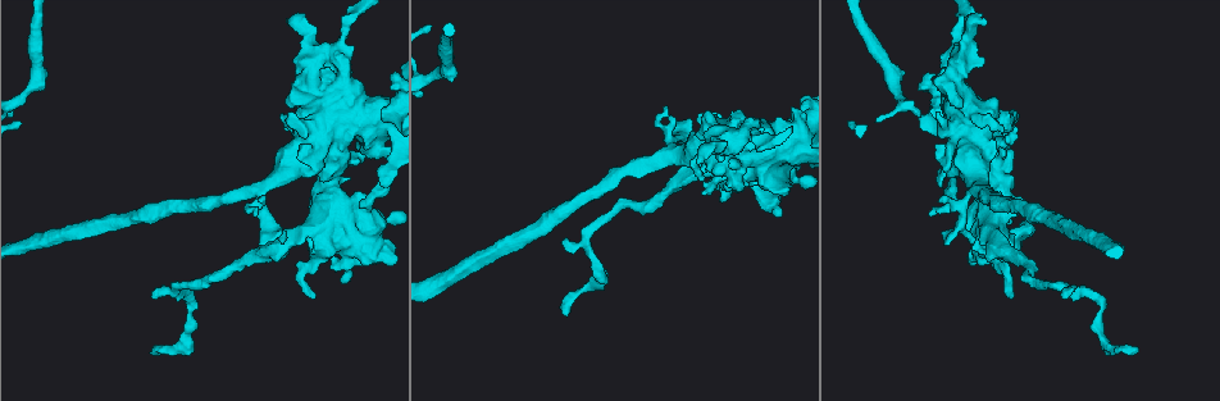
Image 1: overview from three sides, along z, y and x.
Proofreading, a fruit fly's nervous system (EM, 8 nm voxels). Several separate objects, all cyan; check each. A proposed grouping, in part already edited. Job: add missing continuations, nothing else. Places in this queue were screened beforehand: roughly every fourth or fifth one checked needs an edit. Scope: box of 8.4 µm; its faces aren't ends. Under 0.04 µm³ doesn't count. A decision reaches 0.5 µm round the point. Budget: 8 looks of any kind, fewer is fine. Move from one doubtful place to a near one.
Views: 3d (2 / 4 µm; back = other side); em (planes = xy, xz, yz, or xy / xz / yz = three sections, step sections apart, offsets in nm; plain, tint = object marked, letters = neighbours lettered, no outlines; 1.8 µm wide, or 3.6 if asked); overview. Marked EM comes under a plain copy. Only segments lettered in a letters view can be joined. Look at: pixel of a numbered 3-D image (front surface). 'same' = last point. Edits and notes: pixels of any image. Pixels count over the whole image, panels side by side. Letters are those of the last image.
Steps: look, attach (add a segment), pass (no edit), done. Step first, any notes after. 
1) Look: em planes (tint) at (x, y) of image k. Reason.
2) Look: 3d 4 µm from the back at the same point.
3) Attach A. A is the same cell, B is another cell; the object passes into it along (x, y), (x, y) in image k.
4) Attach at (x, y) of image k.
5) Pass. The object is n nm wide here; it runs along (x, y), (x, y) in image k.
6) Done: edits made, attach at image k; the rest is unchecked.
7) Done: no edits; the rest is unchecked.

Look: em planes (tint) at (987, 20) of image 1. Branch stops here.

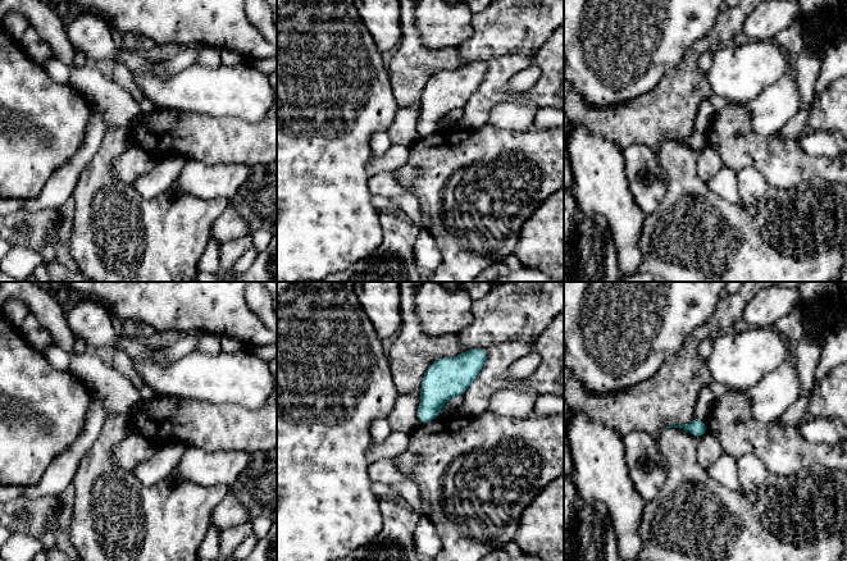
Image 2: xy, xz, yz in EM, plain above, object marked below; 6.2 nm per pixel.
Look: em planes (letters) at the same point.

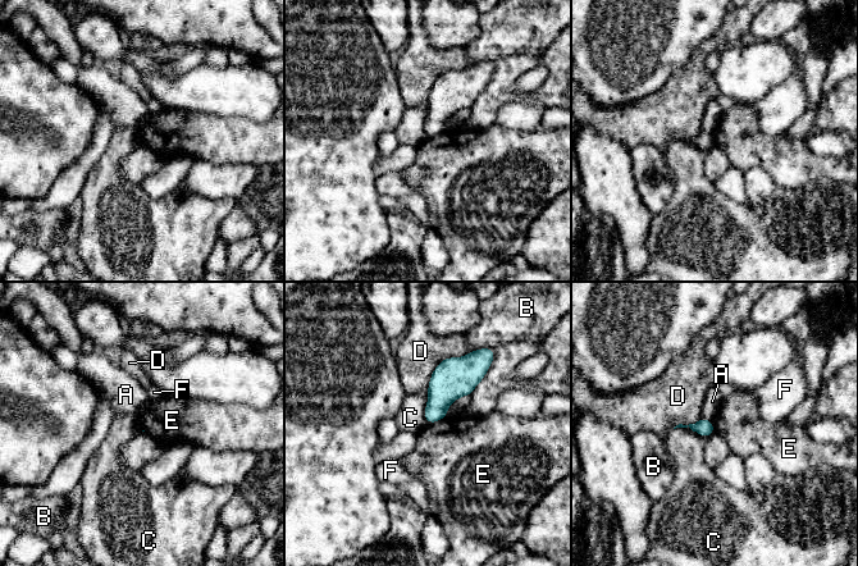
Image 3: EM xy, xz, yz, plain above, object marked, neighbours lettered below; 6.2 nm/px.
Pass. A, B, C, D, E and F are other cells; a border runs along (448, 414), (428, 424) in image 3; no lettered segment goes on from it.

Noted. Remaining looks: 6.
Look: 3d 2 µm at (782, 216) of image 1. Branch stops here.

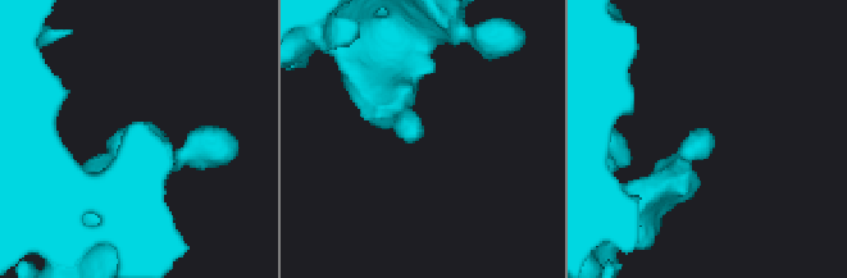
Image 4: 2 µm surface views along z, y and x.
Look: em planes (letters) at (703, 132) of image 4. Shape alone is not enough.

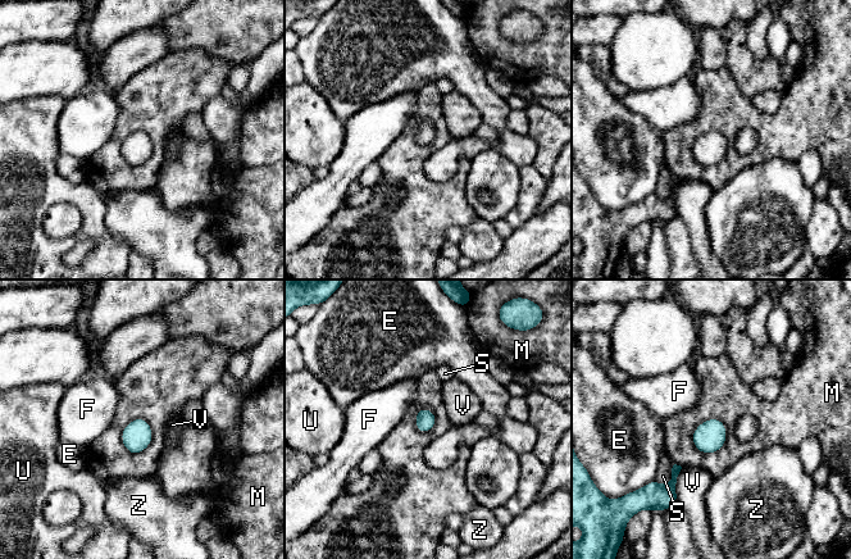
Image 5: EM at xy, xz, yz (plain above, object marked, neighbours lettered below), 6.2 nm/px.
Pass. E, F, M, S, U, V and Z are other cells; a border runs along (715, 417), (694, 431), (701, 453) in image 5; no lettered segment goes on from it.

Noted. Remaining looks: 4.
Look: 3d 4 µm at (733, 115) of image 1. Free end.

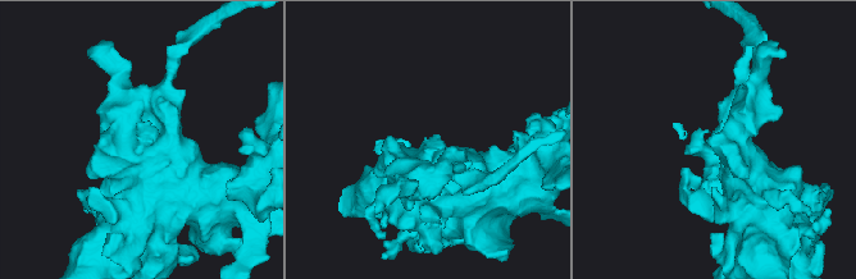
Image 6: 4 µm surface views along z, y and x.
Look: em 3.6 µm yz step 4 (tint) at (712, 132) of image 6.

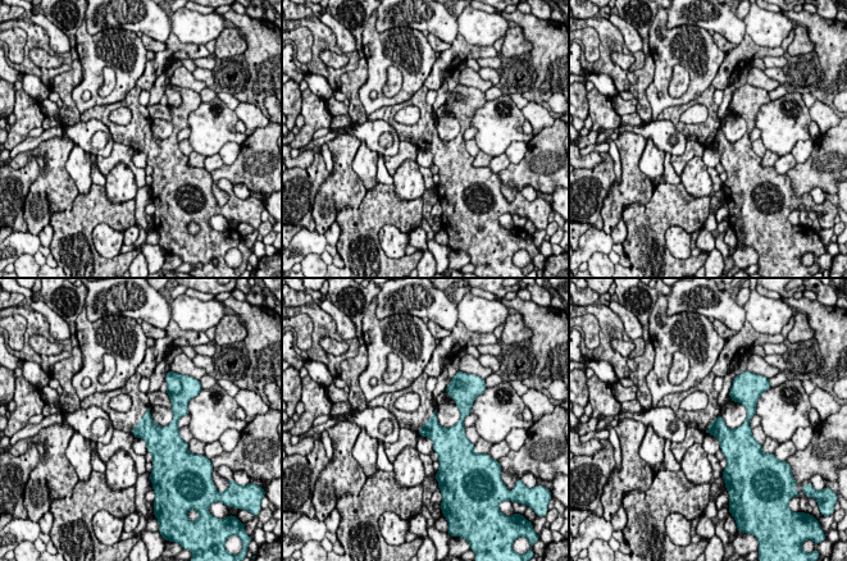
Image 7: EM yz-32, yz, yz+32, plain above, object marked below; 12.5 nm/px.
Look: em 3.6 µm planes (letters) at the same point. Cut it another way.

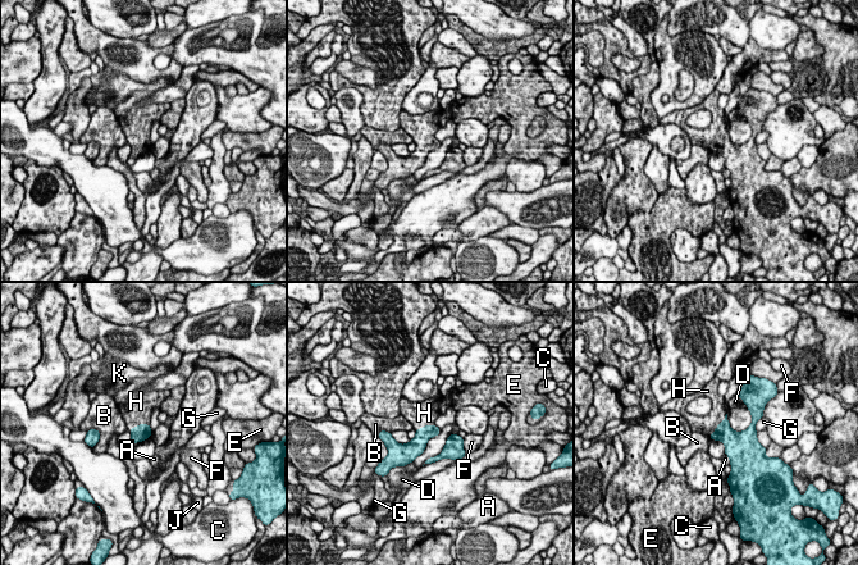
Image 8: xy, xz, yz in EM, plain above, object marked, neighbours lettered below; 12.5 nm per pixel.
Attach H. H is the same cell, A, B, C, D, E, F, G, J and K are other cells; it goes on there.

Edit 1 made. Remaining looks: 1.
Done: edits made, attach at image 8; the rest is unchecked.

